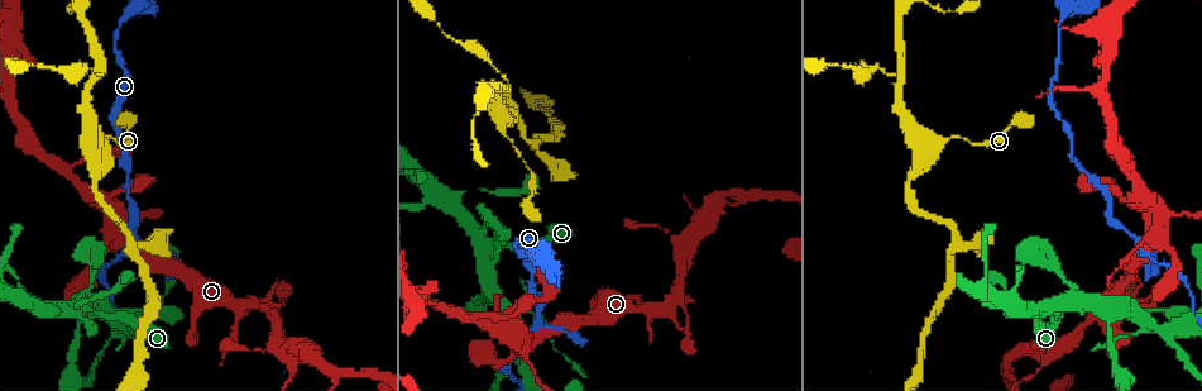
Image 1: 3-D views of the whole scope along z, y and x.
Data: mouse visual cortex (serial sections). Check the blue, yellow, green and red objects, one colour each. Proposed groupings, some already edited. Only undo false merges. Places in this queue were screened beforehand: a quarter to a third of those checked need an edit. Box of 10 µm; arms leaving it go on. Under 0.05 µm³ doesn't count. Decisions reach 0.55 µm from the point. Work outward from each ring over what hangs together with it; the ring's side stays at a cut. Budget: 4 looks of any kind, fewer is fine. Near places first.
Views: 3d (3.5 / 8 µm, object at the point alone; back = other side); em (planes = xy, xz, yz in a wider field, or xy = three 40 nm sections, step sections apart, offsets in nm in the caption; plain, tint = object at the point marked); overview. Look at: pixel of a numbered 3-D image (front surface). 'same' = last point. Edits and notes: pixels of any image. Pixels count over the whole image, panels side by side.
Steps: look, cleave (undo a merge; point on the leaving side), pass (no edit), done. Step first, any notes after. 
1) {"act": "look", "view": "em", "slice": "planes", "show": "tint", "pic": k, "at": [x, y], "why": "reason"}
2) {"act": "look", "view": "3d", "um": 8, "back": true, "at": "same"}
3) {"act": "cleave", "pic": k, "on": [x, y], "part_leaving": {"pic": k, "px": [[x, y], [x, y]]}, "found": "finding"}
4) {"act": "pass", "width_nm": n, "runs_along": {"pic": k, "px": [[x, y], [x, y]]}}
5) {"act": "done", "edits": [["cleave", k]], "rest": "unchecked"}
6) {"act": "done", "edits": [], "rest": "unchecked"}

{"act": "look", "view": "em", "slice": "xy", "step": 2, "show": "tint", "pic": 1, "at": [672, 303]}

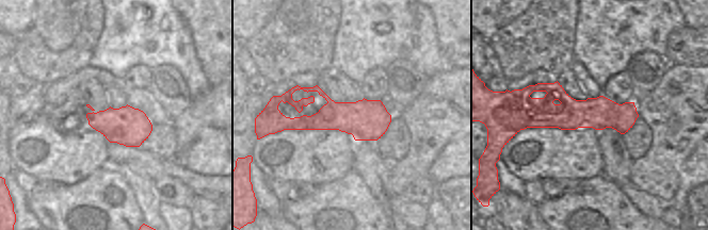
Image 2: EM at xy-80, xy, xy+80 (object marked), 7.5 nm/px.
{"act": "look", "view": "3d", "um": 3.5, "at": "same"}

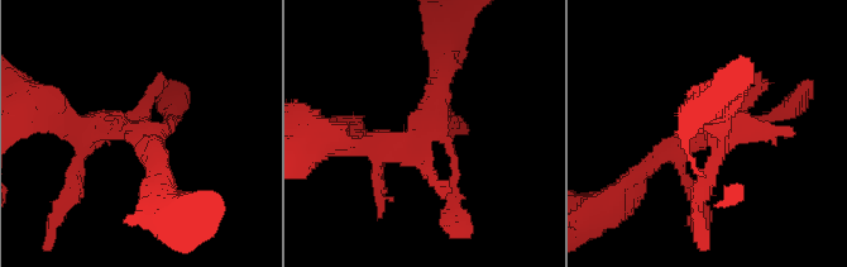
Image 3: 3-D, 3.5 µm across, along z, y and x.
{"act": "pass", "runs_along": {"pic": 2, "px": [[521, 108], [533, 112], [634, 115]]}, "found": "one cell here"}

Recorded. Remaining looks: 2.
{"act": "look", "view": "3d", "um": 8, "back": true, "pic": 1, "at": [1139, 239], "why": "three-way junction"}

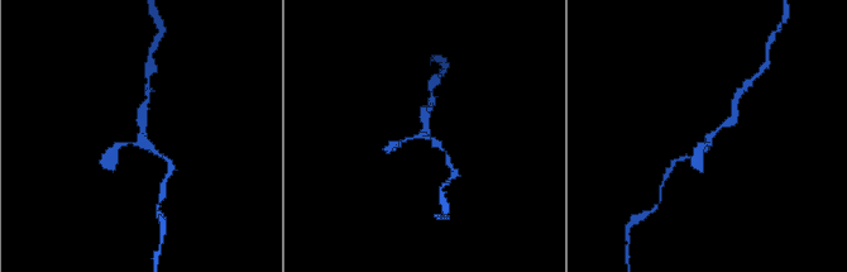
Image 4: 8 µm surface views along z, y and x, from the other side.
{"act": "look", "view": "em", "slice": "xy", "step": 2, "show": "tint", "at": "same", "arms": 3, "arm_widths_nm": [150, 150, 250]}

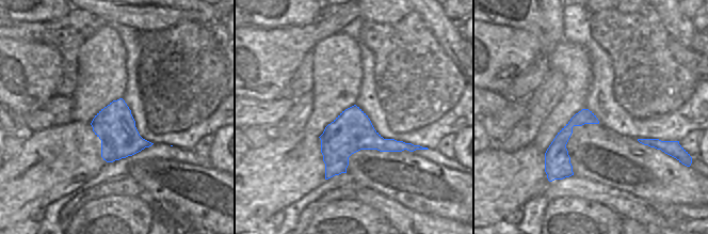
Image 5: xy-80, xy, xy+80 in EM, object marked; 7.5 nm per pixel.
{"act": "pass", "runs_along": {"pic": 5, "px": [[585, 111], [561, 139], [552, 173]]}, "found": "one cell here"}

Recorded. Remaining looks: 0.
{"act": "done", "edits": [], "rest": "unchecked"}

